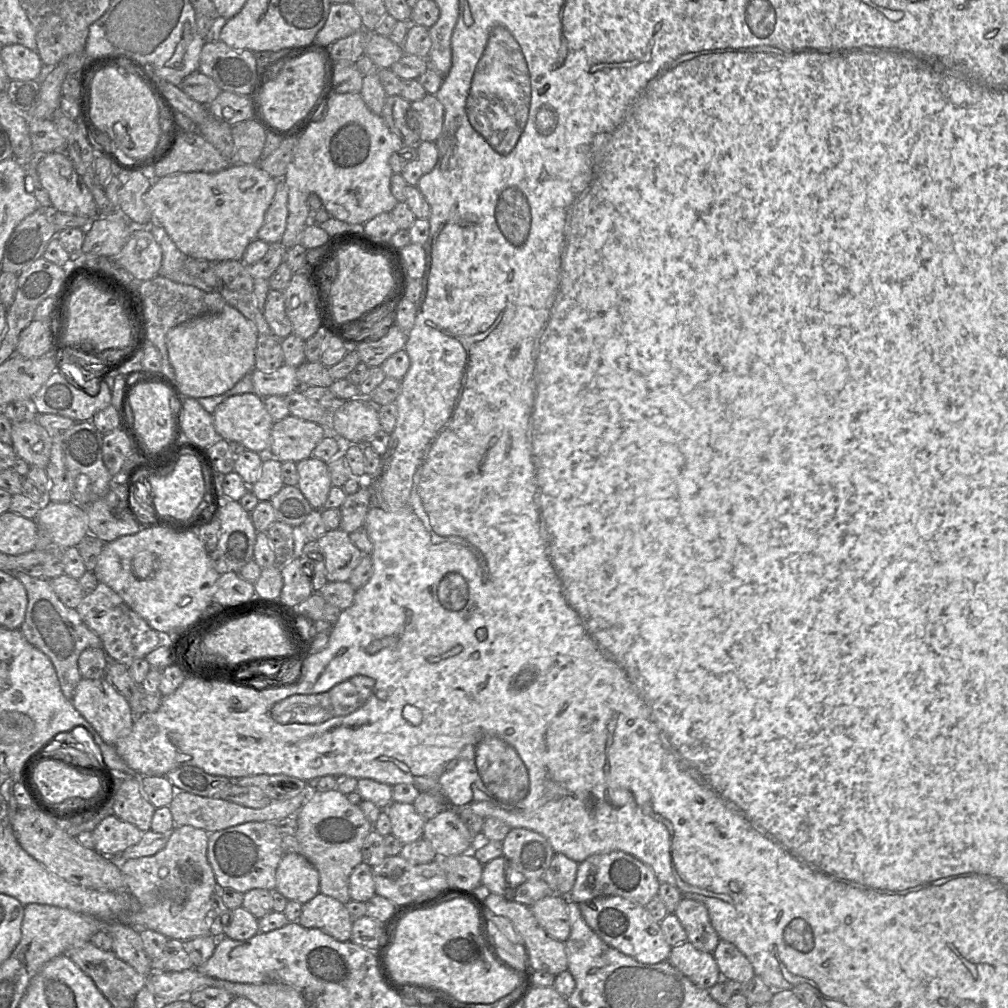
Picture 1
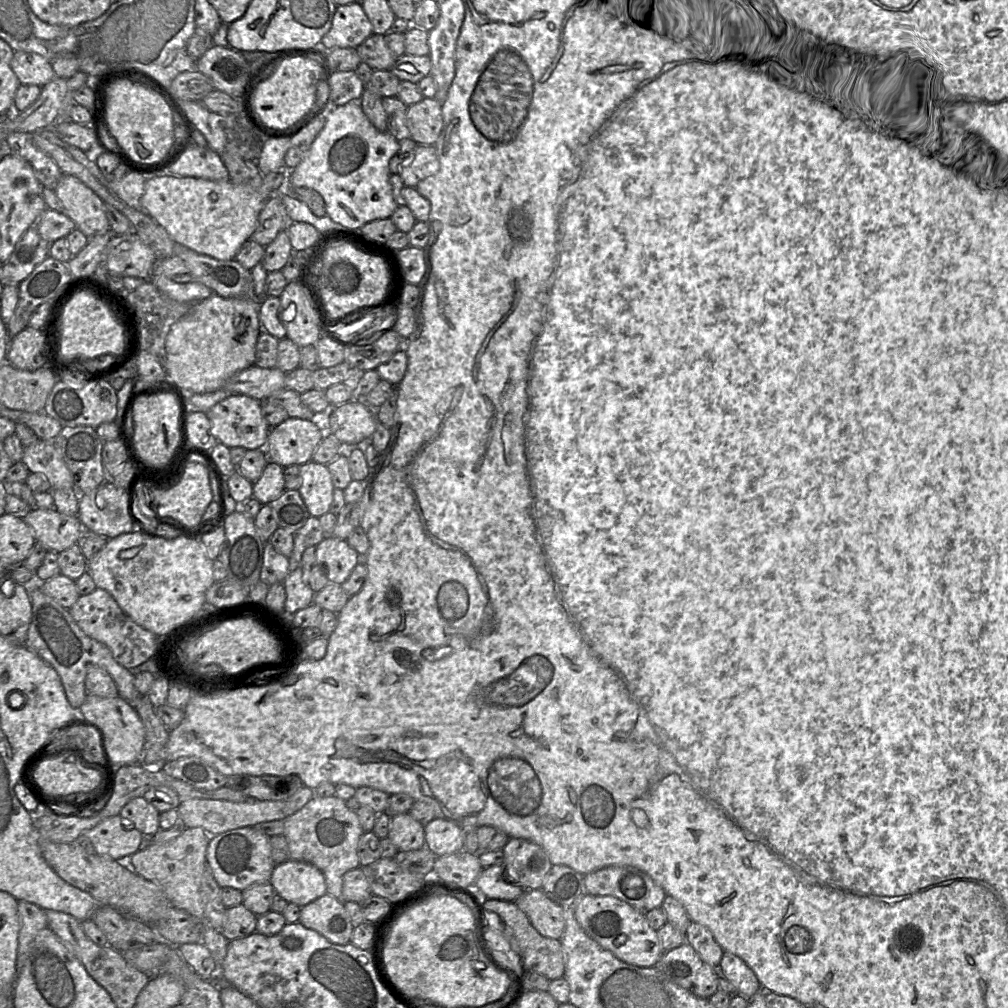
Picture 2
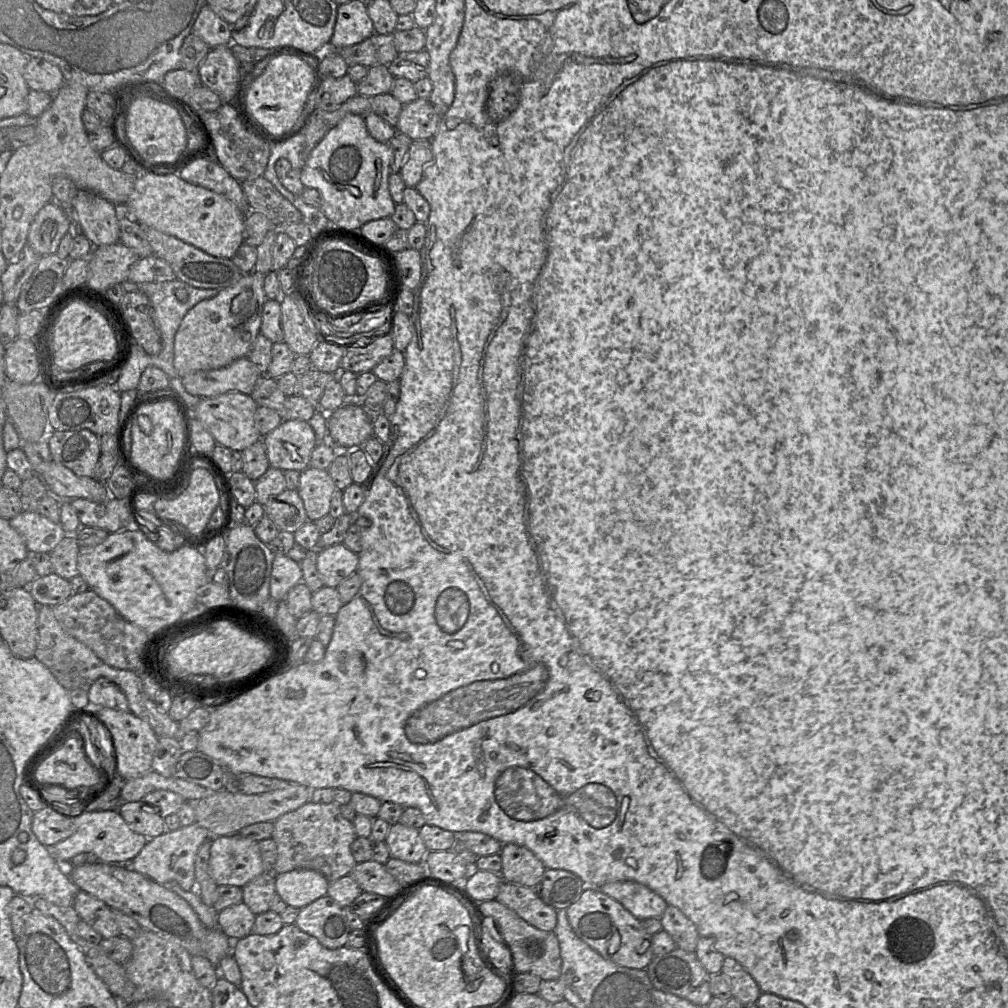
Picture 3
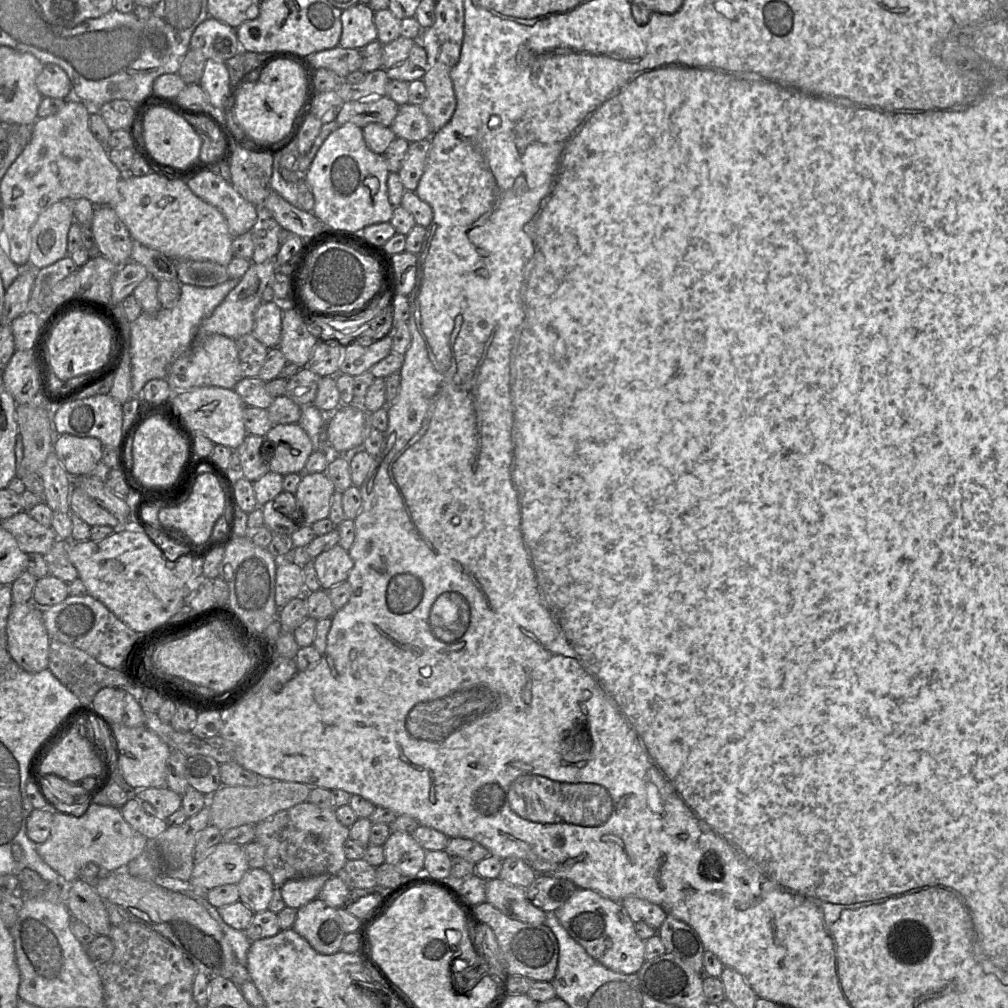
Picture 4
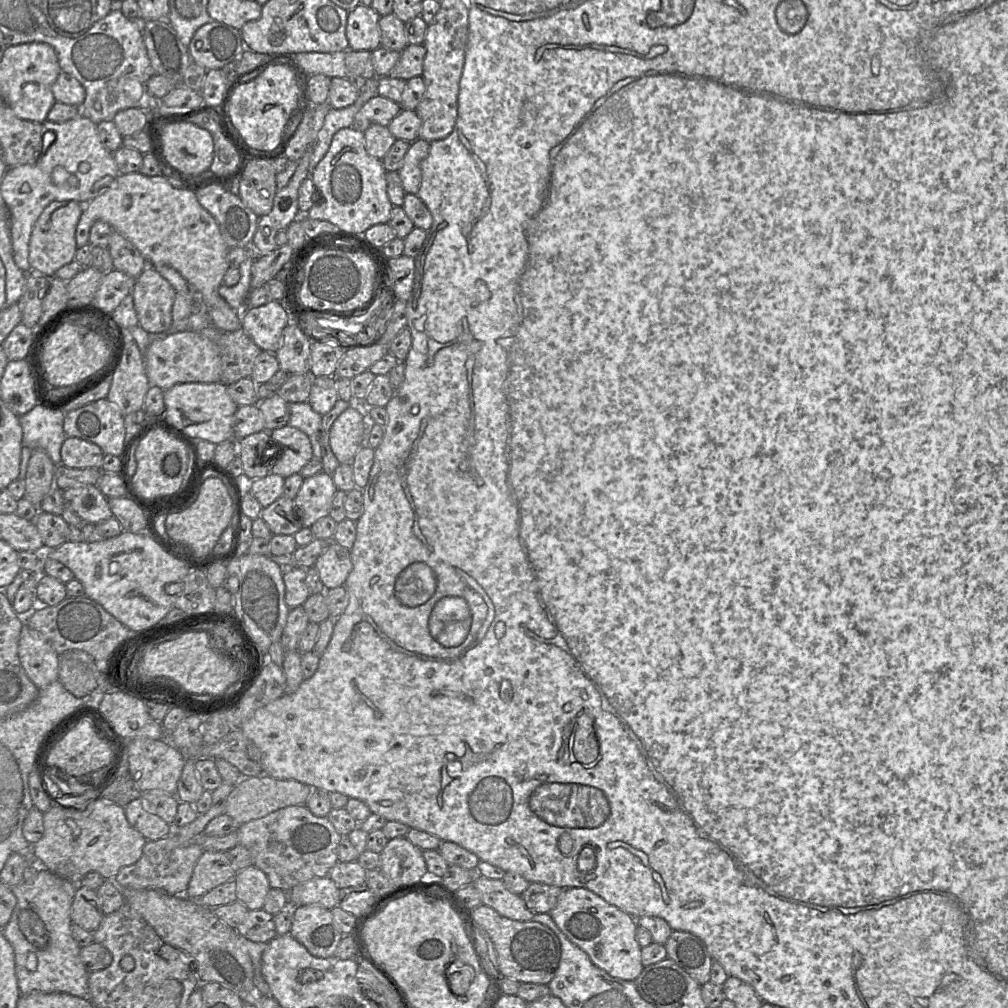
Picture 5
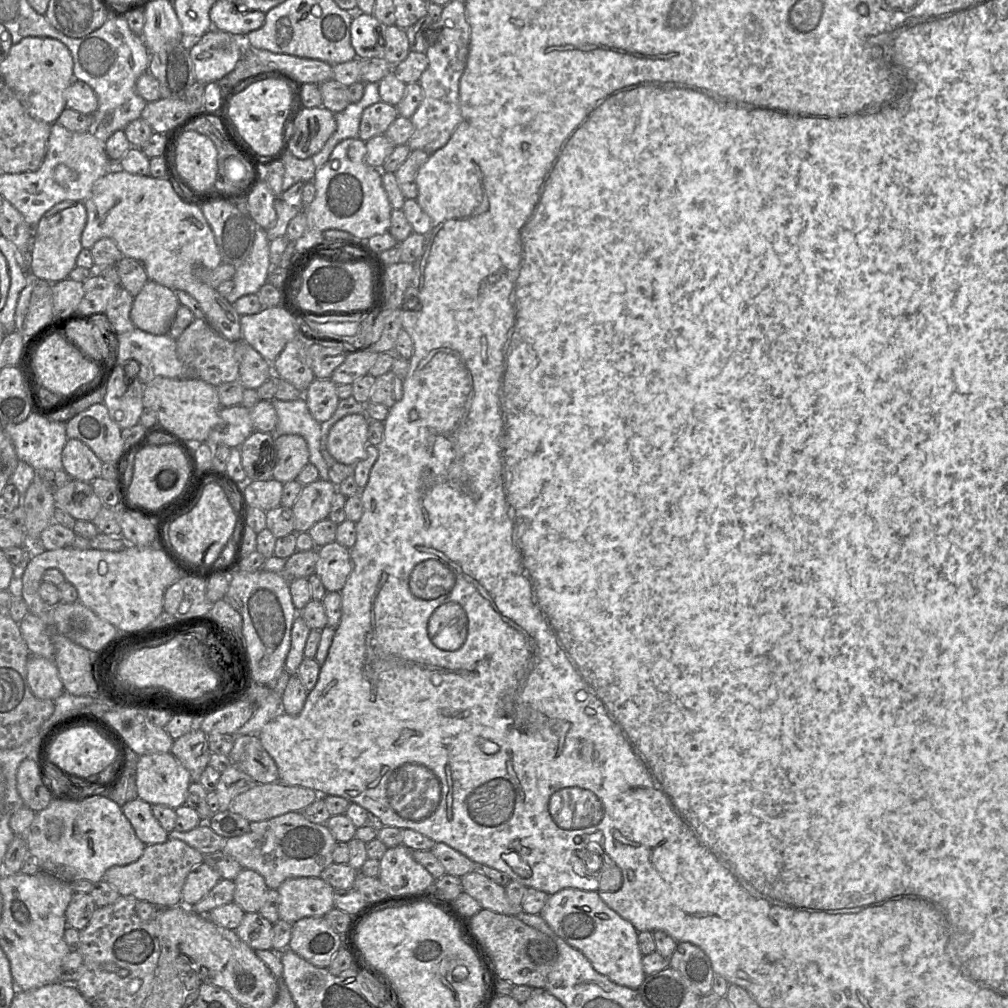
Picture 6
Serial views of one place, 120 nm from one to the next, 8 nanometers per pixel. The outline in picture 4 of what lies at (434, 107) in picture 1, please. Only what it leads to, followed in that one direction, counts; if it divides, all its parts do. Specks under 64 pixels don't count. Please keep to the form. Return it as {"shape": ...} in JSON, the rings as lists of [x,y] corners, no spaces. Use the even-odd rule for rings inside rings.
{"shape":[[[407,103],[399,106],[399,111],[390,126],[396,137],[408,142],[429,139],[432,128],[421,105]]]}

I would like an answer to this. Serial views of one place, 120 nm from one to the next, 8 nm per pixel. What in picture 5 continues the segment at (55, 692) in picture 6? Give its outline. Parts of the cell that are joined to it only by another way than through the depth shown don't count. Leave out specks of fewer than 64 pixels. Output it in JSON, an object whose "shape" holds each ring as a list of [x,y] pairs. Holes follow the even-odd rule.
{"shape":[[[25,622],[20,633],[18,656],[27,677],[38,689],[58,680],[59,655],[42,634]]]}

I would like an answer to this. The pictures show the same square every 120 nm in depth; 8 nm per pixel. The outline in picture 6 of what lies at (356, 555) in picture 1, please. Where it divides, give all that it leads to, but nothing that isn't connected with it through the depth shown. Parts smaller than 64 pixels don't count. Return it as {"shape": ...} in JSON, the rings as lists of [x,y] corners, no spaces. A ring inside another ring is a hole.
{"shape":[[[337,541],[318,548],[315,573],[328,592],[340,592],[352,572],[350,550]]]}

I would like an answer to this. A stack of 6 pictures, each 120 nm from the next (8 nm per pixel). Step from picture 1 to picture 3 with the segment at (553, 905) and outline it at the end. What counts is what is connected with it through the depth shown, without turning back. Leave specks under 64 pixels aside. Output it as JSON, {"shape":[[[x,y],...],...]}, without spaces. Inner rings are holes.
{"shape":[[[503,881],[496,900],[537,929],[554,932],[557,910],[543,902],[535,888]]]}

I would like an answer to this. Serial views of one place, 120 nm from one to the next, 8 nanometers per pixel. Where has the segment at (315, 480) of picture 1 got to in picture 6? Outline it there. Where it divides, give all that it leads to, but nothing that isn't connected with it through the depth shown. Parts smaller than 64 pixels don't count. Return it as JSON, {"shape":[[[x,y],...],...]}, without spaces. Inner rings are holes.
{"shape":[[[320,478],[304,485],[292,507],[294,532],[308,532],[317,522],[328,518],[337,491],[337,486],[330,480]]]}

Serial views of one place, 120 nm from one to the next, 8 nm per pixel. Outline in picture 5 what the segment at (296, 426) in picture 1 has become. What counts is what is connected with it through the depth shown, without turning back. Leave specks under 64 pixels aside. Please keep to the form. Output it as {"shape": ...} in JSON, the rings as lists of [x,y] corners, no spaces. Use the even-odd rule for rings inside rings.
{"shape":[[[285,425],[283,427],[277,428],[269,432],[270,432],[270,440],[279,446],[278,456],[273,457],[273,459],[266,459],[272,461],[271,473],[280,475],[283,478],[287,478],[288,476],[299,473],[301,469],[313,458],[313,448],[310,439],[302,430],[290,425]]]}

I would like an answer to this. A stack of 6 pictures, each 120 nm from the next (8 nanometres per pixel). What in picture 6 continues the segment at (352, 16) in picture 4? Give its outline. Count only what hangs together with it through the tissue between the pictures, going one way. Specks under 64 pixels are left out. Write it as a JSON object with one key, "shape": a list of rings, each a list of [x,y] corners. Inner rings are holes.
{"shape":[[[354,12],[351,21],[351,44],[359,59],[383,57],[383,51],[373,51],[374,43],[379,44],[376,27],[381,27],[385,40],[386,25],[373,14]]]}

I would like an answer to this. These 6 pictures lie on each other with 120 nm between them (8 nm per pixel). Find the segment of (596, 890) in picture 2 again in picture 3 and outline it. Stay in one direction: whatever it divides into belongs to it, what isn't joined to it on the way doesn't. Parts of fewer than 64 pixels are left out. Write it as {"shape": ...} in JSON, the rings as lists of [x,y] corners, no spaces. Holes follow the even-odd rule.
{"shape":[[[635,881],[607,883],[598,889],[618,901],[639,920],[661,918],[668,906],[663,897]]]}

